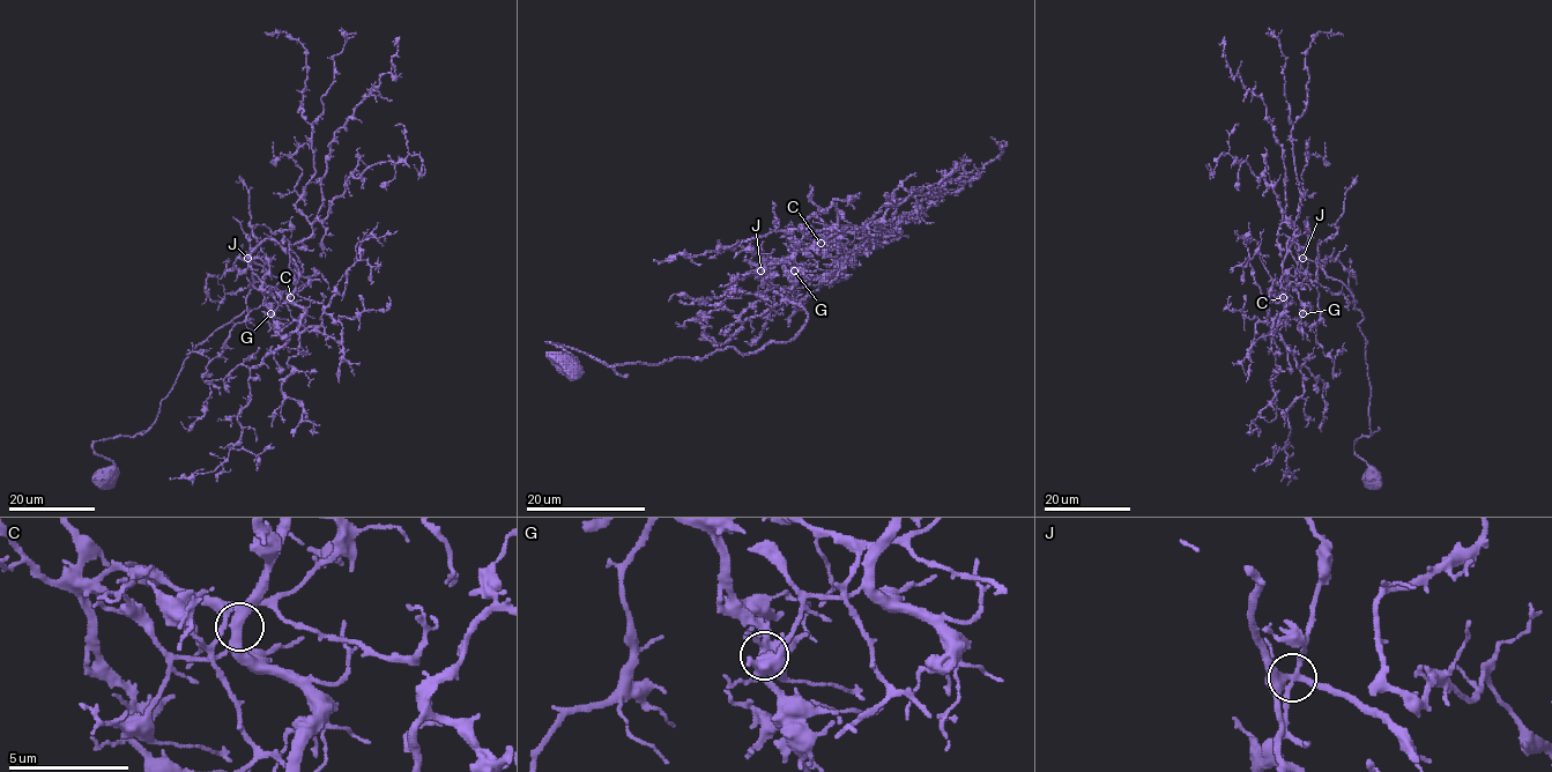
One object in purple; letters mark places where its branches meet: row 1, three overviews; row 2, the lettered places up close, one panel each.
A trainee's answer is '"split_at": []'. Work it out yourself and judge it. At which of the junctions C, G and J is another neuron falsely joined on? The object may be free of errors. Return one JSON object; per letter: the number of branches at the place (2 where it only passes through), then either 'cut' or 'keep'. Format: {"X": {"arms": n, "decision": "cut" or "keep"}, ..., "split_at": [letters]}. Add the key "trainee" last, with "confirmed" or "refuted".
{"C": {"arms": 5, "decision": "keep"}, "G": {"arms": 5, "decision": "keep"}, "J": {"arms": 6, "decision": "cut"}, "split_at": ["J"], "trainee": "refuted"}

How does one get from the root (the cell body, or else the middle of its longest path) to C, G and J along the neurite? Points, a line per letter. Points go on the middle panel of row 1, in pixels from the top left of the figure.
C: (570, 369), (576, 361), (548, 341), (609, 365), (789, 341), (807, 313), (759, 272), (821, 243)
G: (570, 369), (576, 361), (548, 341), (609, 365), (789, 341), (807, 313), (759, 272), (779, 261), (794, 271)
J: (570, 369), (576, 361), (548, 341), (609, 365), (789, 341), (807, 313), (760, 271)

